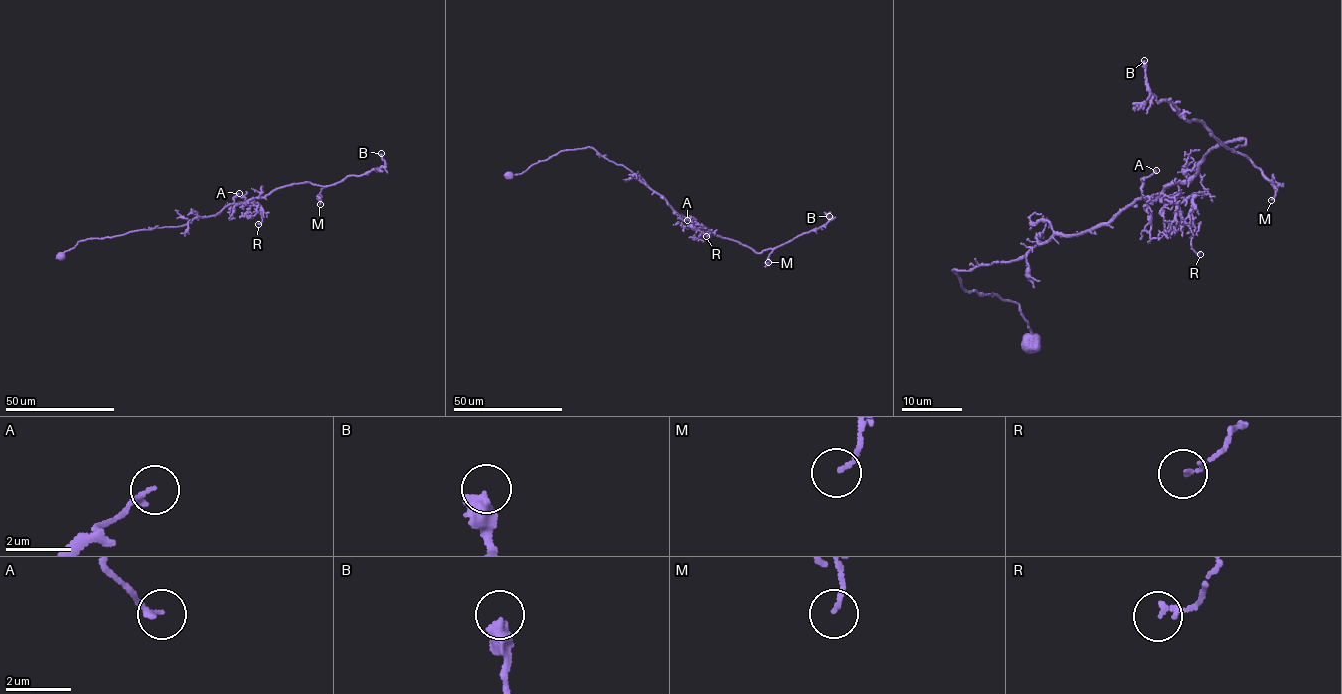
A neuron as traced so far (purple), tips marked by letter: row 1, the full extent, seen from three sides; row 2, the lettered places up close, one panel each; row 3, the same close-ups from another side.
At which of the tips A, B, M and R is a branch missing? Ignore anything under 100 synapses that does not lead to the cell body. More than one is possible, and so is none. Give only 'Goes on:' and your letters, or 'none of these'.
Goes on: none of these

